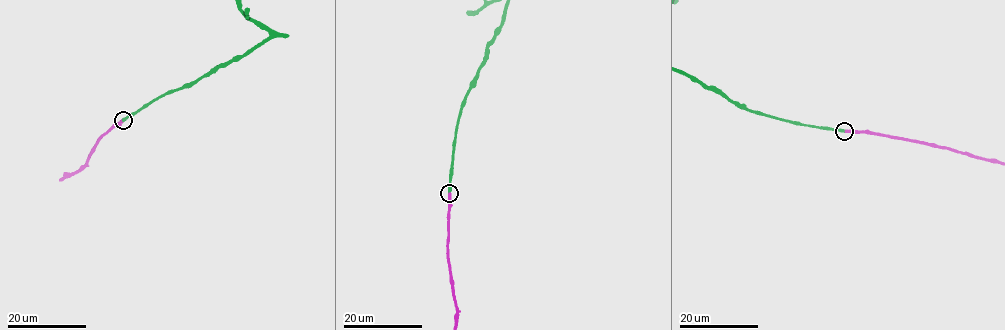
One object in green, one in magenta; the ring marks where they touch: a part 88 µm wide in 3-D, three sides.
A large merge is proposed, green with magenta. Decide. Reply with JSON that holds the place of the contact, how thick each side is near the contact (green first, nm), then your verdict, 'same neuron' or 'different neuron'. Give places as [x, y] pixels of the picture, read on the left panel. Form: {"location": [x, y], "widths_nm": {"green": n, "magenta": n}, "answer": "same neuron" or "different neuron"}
{"location": [123, 120], "widths_nm": {"green": 340, "magenta": 360}, "answer": "same neuron"}

